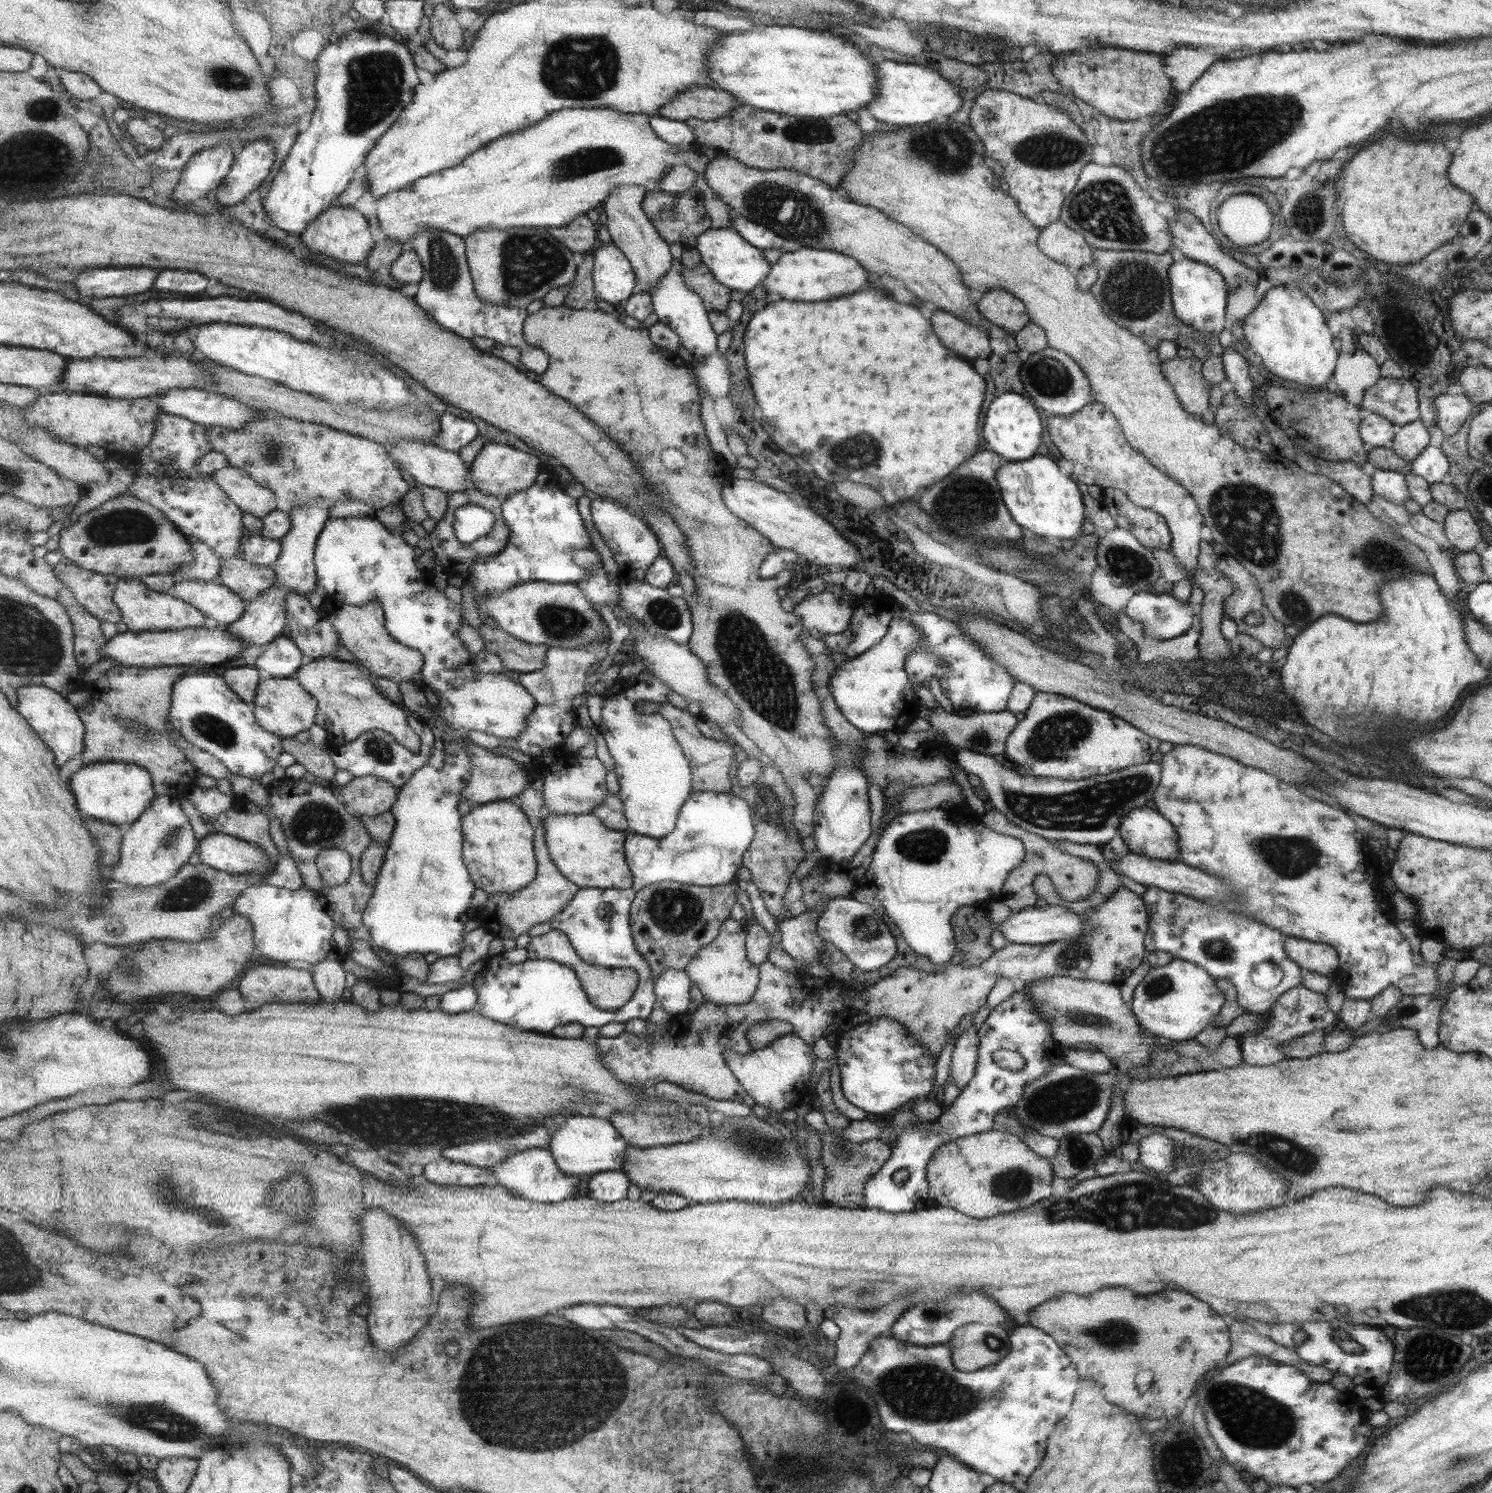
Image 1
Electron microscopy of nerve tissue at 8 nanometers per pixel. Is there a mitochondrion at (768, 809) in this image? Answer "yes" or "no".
yes

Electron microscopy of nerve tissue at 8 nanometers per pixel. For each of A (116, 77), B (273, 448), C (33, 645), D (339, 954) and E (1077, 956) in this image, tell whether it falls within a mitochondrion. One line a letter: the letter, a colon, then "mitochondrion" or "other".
A: other
B: mitochondrion
C: mitochondrion
D: other
E: mitochondrion

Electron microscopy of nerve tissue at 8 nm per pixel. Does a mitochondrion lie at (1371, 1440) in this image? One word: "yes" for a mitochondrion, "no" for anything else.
no

